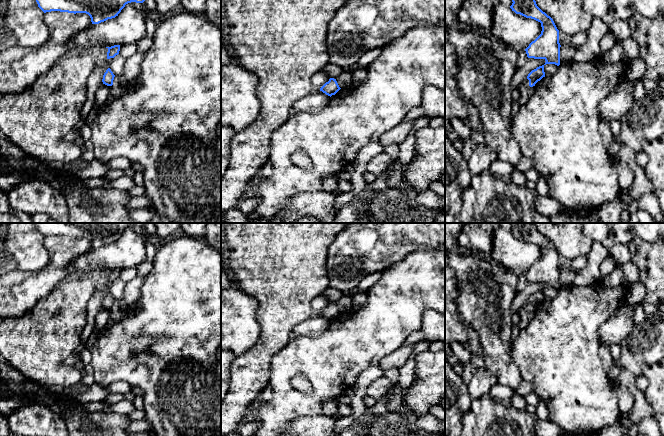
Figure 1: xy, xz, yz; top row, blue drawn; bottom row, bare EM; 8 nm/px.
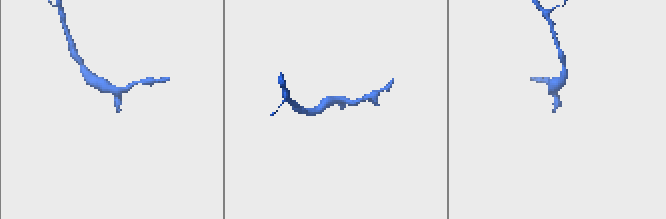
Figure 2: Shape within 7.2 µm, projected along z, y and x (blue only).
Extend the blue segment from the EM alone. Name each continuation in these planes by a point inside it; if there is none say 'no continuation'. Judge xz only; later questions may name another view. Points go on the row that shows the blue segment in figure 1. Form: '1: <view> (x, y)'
no continuation

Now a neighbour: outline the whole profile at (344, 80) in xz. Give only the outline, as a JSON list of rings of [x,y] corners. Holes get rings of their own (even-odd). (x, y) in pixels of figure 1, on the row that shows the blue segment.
[[[356,69],[349,70],[349,71],[343,71],[336,78],[336,81],[337,81],[340,88],[348,88],[352,85],[352,83],[353,83],[352,76],[353,76],[353,73],[354,73],[355,70]]]

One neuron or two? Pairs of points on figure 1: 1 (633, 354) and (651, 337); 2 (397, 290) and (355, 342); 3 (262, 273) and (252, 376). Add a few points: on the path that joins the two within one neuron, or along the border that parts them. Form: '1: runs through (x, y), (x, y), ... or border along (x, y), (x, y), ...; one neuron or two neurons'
1: runs through (637, 350), (647, 340); one neuron
2: runs through (394, 303), (368, 329); one neuron
3: runs through (270, 299), (270, 342), (263, 350); one neuron

